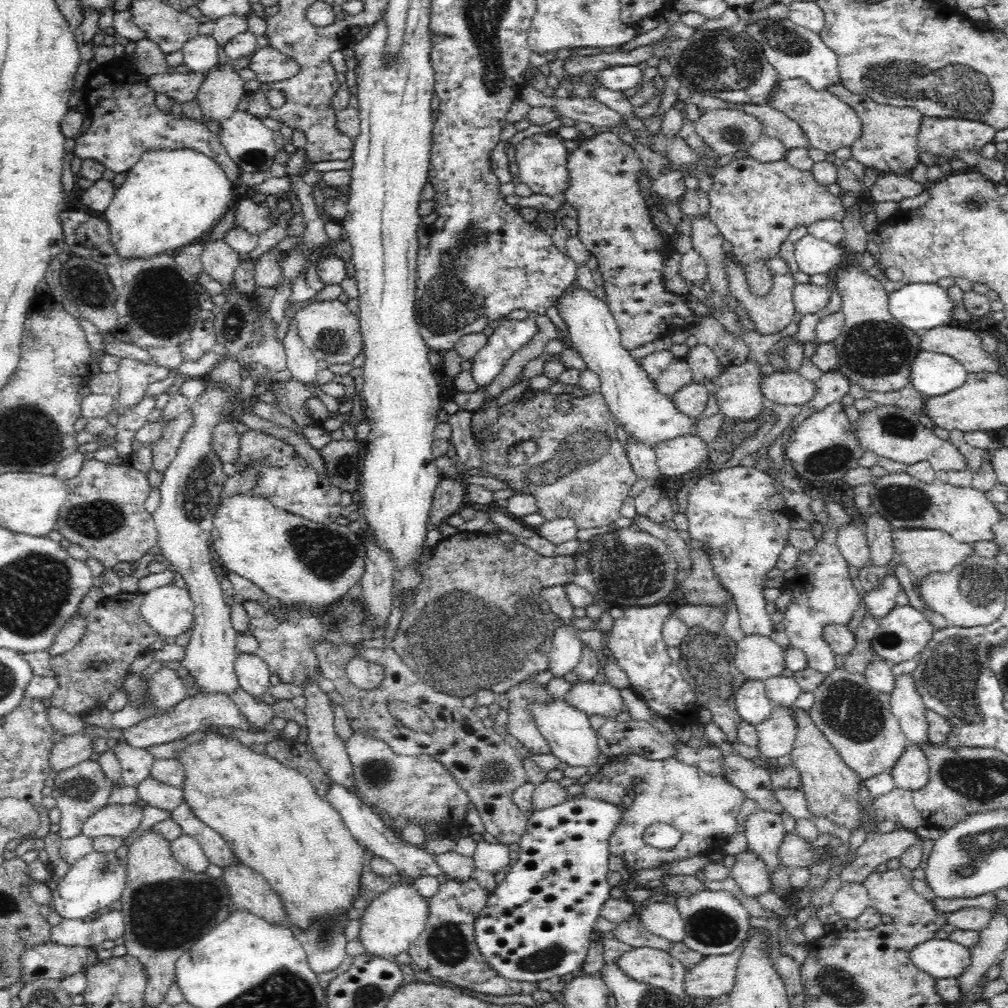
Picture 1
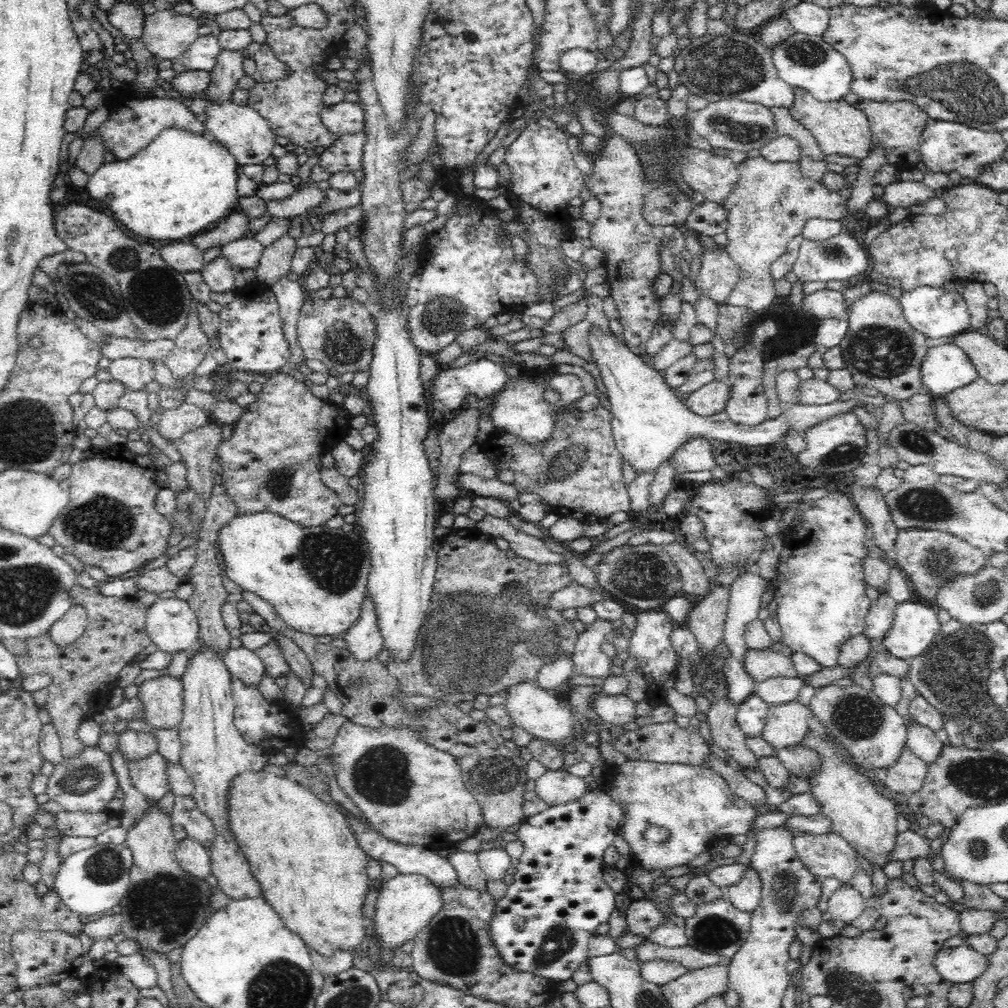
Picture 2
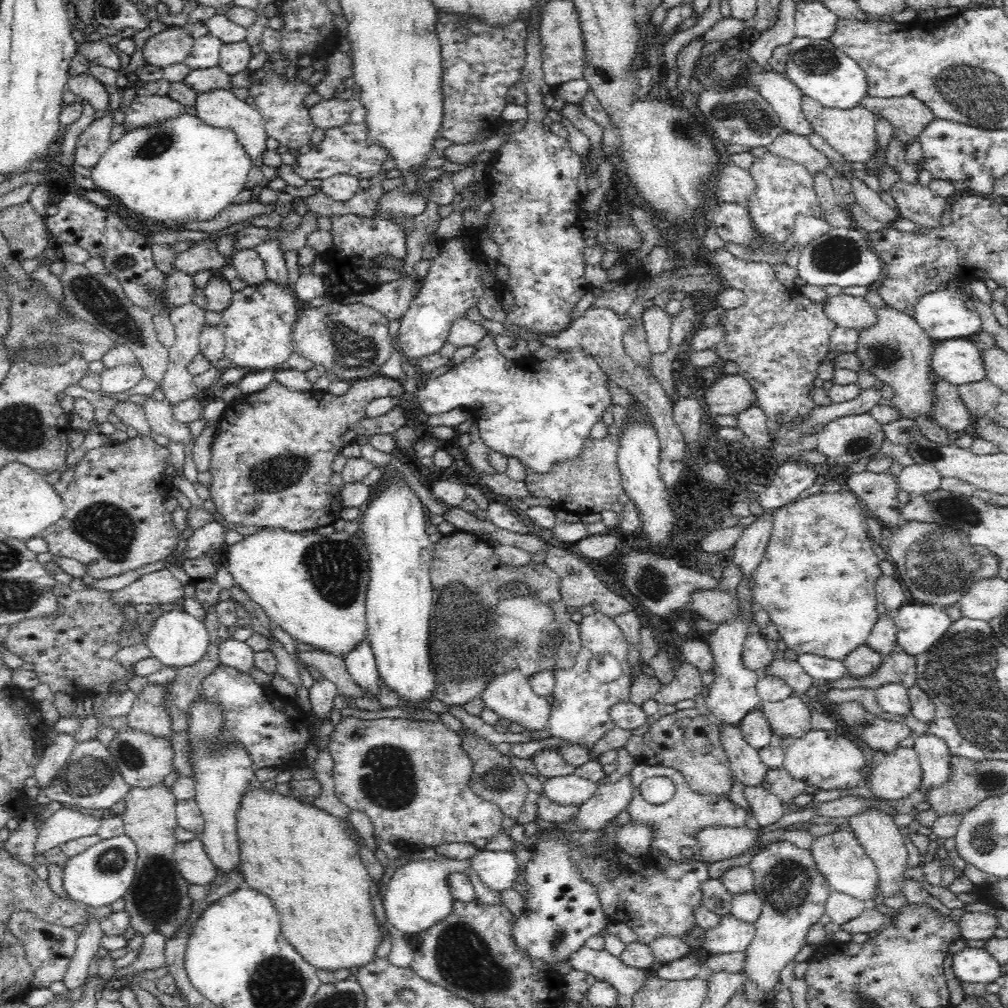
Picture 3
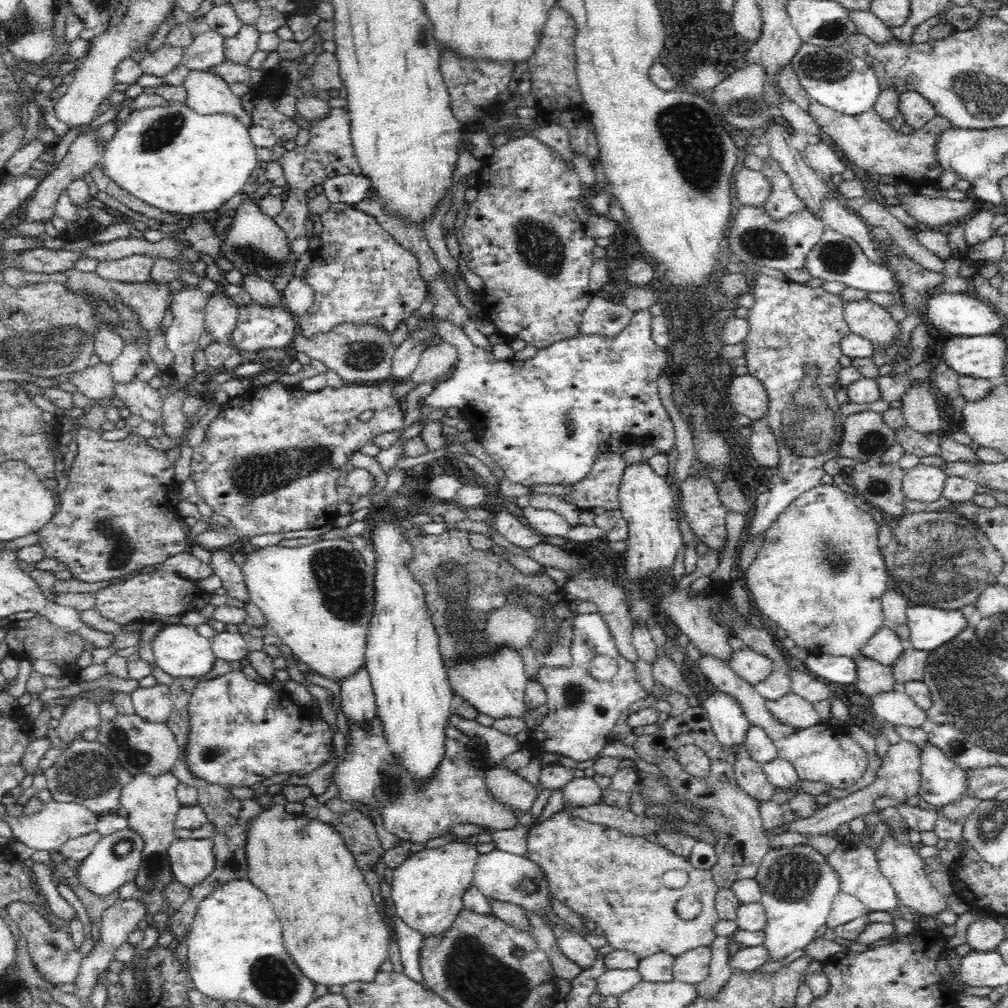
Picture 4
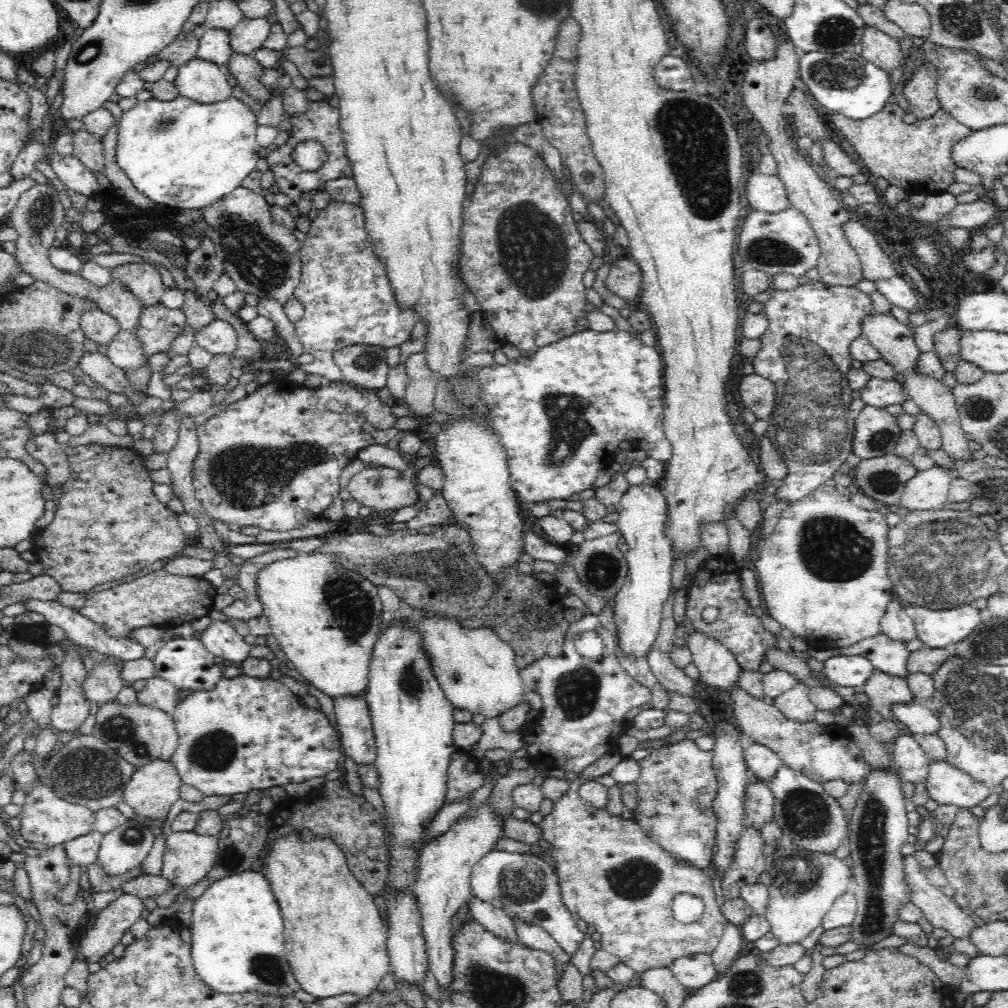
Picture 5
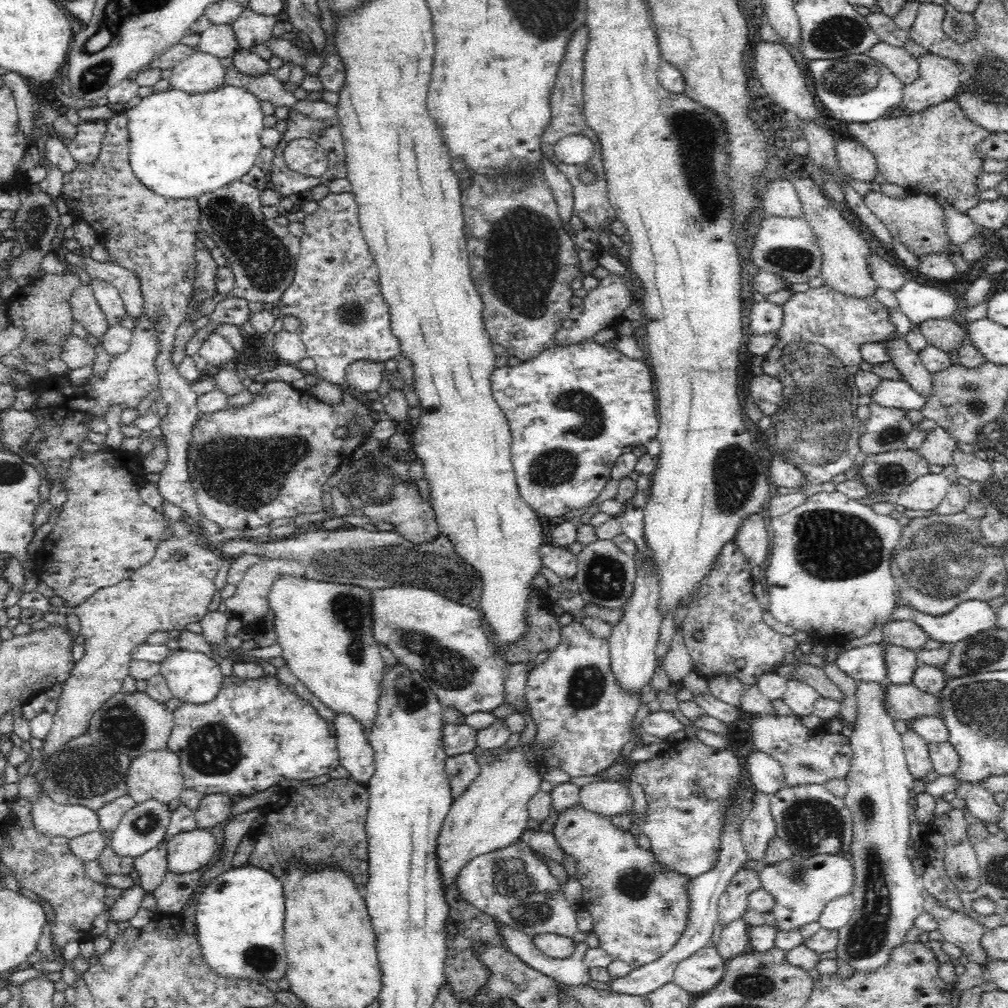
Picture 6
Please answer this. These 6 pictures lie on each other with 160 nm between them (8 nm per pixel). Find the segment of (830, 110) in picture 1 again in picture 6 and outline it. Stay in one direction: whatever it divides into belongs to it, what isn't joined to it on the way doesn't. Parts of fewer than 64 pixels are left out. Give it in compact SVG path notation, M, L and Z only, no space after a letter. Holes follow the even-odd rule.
M953 100L928 106L926 110L908 116L892 118L887 115L872 122L848 123L847 126L851 139L858 141L876 157L877 172L886 178L886 182L902 186L913 194L941 197L950 201L954 210L959 213L965 213L982 202L977 197L980 190L976 188L976 179L982 174L979 168L985 159L985 155L981 153L981 142L994 136L994 132L974 124Z

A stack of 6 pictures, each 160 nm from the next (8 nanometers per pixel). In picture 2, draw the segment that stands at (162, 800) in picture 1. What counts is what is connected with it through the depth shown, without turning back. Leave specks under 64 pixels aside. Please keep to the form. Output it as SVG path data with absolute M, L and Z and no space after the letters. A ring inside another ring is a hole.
M158 751L138 761L126 761L132 783L149 800L160 800L171 791L167 779L168 761Z

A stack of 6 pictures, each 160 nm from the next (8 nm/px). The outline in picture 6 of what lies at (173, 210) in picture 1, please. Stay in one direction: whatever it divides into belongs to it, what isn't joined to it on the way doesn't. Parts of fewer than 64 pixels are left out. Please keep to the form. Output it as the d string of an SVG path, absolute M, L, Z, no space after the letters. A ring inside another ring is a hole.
M224 84L210 92L198 93L171 88L168 92L153 93L142 98L137 106L125 109L124 112L129 117L129 163L133 173L146 188L170 199L197 199L200 194L224 188L240 180L254 166L258 153L263 148L260 136L265 115L260 108L260 100L238 86Z

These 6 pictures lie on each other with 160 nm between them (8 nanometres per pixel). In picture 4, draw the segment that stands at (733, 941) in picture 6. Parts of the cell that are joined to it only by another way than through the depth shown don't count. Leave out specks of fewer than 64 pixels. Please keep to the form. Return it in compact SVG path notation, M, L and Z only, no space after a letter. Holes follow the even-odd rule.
M718 935L711 942L711 962L708 977L702 983L696 985L700 997L716 997L733 974L733 968L730 966L731 956L728 951L728 945L731 942L731 937L728 935Z

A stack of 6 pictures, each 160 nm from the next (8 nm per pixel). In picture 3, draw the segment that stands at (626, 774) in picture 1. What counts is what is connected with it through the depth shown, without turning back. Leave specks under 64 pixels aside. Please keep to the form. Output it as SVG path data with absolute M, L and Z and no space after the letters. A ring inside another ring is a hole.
M638 764L630 770L631 783L633 784L633 795L625 808L633 822L649 824L653 830L651 848L660 850L670 860L693 863L701 860L700 843L696 840L696 832L704 830L708 826L740 827L746 826L748 810L736 803L732 803L726 795L700 794L686 782L682 772L668 766L650 766ZM654 776L670 778L675 786L672 798L664 804L652 804L648 802L640 792L640 786L644 779Z

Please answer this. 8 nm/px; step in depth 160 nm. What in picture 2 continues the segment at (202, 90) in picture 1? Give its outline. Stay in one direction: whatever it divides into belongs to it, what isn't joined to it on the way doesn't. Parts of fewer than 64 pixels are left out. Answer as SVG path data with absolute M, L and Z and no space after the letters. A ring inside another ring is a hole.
M222 50L216 66L210 70L210 84L204 91L204 100L232 100L232 92L238 88L239 80L245 76L242 51Z

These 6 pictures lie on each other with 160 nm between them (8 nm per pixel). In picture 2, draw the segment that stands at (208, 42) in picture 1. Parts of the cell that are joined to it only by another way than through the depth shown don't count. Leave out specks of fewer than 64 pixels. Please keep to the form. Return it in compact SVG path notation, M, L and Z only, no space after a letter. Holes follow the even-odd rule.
M212 34L199 36L190 48L181 54L182 64L187 70L210 71L216 66L218 55L222 52L219 41Z

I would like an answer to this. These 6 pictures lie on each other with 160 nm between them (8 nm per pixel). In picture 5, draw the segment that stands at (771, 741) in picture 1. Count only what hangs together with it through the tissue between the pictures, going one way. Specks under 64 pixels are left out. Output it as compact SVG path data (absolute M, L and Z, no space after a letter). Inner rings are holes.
M800 682L774 699L773 705L788 717L796 722L814 721L816 705L808 696L809 683Z

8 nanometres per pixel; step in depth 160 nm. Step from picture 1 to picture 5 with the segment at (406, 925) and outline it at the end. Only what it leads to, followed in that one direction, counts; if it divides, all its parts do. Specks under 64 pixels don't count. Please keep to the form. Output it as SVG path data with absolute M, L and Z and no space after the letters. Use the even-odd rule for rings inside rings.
M484 804L474 816L464 814L458 822L434 838L422 850L417 858L417 882L412 886L418 908L421 908L422 932L425 935L426 952L430 958L430 971L438 980L441 992L450 994L450 986L454 982L454 958L451 945L450 922L452 916L460 910L460 906L469 900L471 868L487 852L494 850L494 844L504 835L504 818L492 818L488 806Z

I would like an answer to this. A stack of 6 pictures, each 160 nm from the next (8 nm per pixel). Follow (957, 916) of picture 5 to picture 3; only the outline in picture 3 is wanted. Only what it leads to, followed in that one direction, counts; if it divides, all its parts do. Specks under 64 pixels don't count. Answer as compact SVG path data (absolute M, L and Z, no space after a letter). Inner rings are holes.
M864 809L861 813L847 817L848 826L852 828L855 837L865 849L865 853L874 861L877 868L879 889L884 898L902 892L904 868L907 868L906 844L900 827L894 822L894 815L884 813L880 809Z

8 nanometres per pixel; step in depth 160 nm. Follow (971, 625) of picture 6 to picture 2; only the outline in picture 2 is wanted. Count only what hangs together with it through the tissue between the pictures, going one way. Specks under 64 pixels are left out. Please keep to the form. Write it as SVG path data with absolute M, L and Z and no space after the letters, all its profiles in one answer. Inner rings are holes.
M898 603L892 628L881 640L881 648L894 658L912 660L930 648L941 626L937 607L930 603Z

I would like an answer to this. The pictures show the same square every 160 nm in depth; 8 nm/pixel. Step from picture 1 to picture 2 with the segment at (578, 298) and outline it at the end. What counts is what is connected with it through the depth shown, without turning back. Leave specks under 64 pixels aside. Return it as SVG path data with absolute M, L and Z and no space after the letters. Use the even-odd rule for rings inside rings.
M602 329L589 330L588 344L600 370L604 388L606 388L609 411L611 412L611 427L616 448L620 455L630 462L636 472L649 474L656 471L662 463L681 445L692 436L701 436L702 439L714 438L722 442L738 442L748 446L766 446L783 441L788 430L796 430L804 436L811 426L830 418L831 416L851 412L854 406L866 406L857 403L851 398L847 401L834 401L832 404L792 404L783 410L775 419L766 419L762 424L746 426L736 424L730 420L714 422L709 417L698 416L692 412L676 396L675 389L665 383L663 375L648 367L644 360L634 354L614 333L604 333Z

